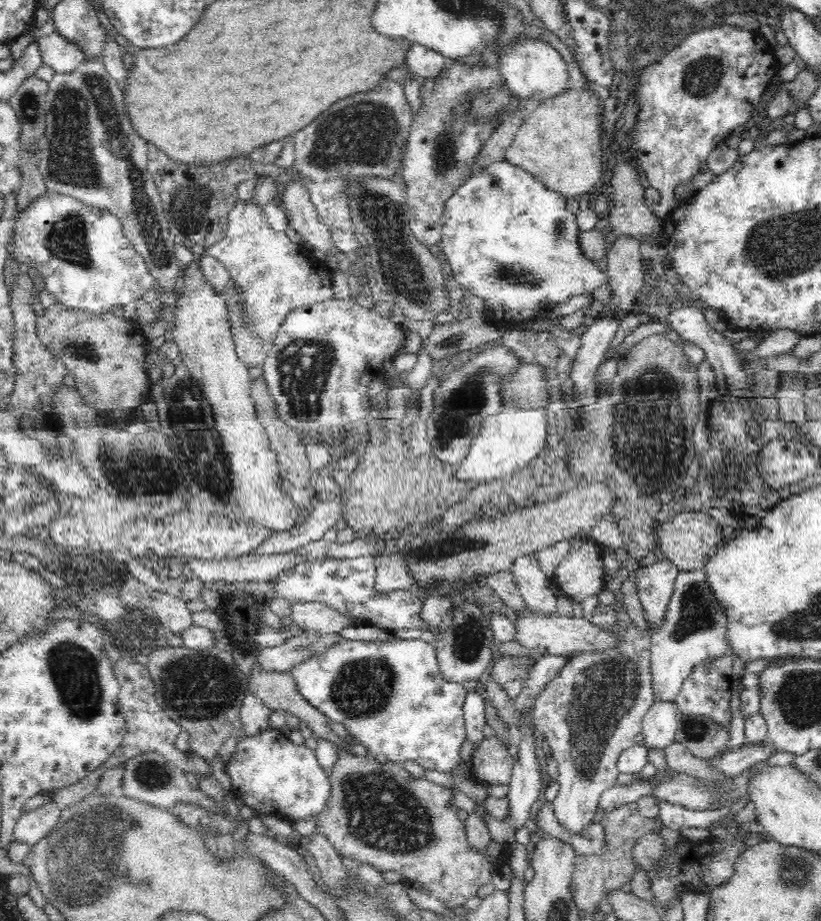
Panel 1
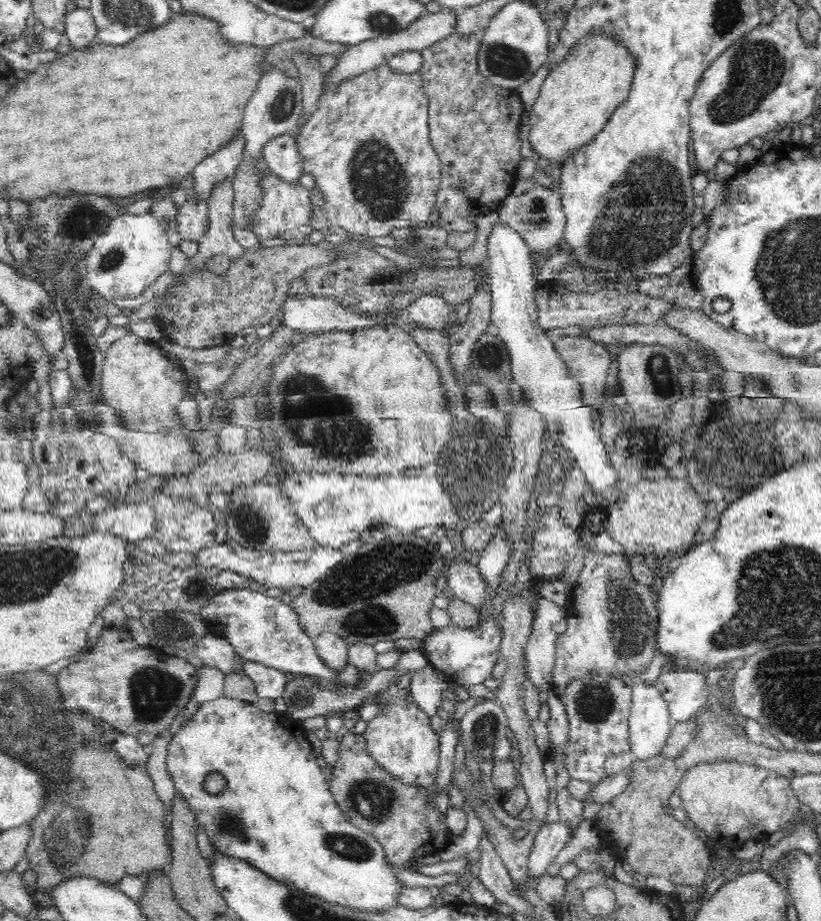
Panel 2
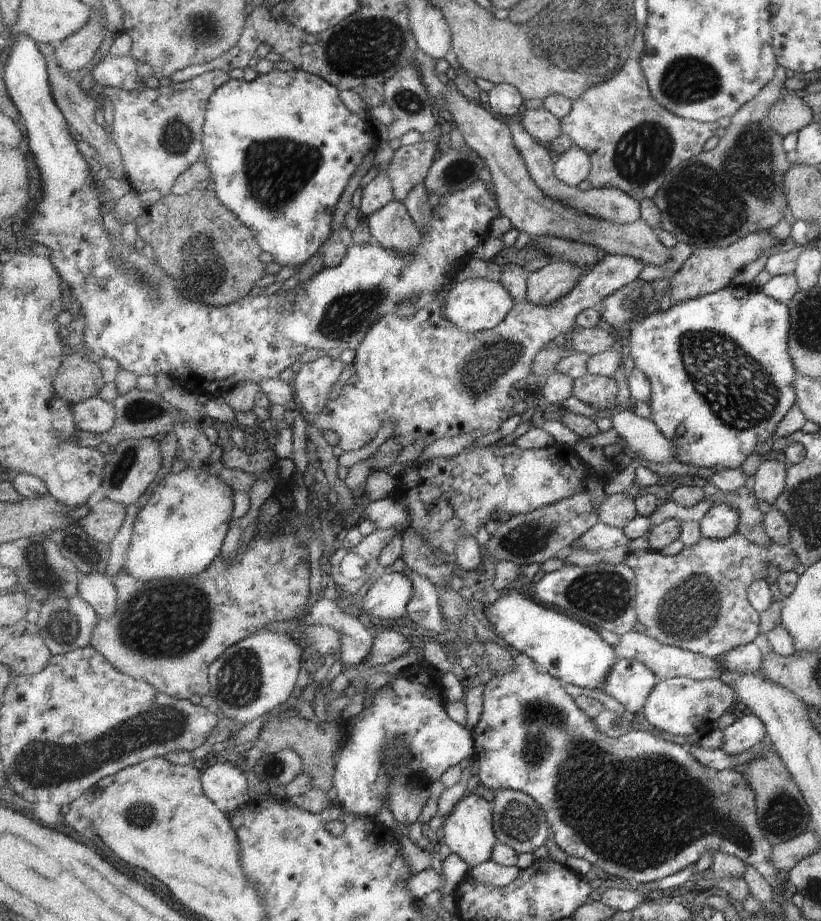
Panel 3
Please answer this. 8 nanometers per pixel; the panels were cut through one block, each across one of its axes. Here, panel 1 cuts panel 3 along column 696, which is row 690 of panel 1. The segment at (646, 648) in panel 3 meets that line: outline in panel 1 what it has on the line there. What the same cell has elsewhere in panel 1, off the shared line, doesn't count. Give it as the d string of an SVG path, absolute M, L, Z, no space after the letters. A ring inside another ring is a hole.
M704 570L680 571L664 626L652 632L651 676L653 693L658 702L672 702L684 679L697 663L730 653L726 642L727 620L724 609L716 605L706 582Z

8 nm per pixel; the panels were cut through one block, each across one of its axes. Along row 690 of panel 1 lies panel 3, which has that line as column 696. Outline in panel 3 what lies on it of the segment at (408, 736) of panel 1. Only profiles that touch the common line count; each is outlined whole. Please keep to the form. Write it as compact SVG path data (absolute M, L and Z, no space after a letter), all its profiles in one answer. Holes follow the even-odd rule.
M752 285L727 286L712 292L711 294L693 299L659 314L658 311L651 314L644 320L633 324L634 332L630 334L627 343L633 355L635 367L639 367L652 382L652 409L651 418L658 425L659 430L674 442L676 448L676 461L703 468L718 469L739 469L741 462L752 453L756 444L770 437L777 426L777 422L785 416L785 413L795 403L795 393L792 382L796 377L788 351L788 332L790 327L790 316L786 303L779 302L763 291Z

